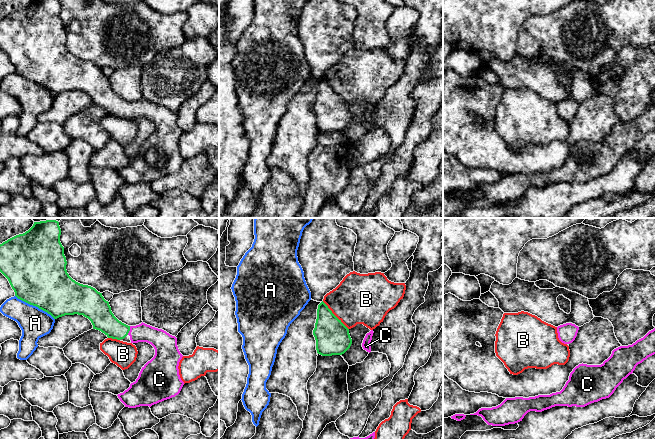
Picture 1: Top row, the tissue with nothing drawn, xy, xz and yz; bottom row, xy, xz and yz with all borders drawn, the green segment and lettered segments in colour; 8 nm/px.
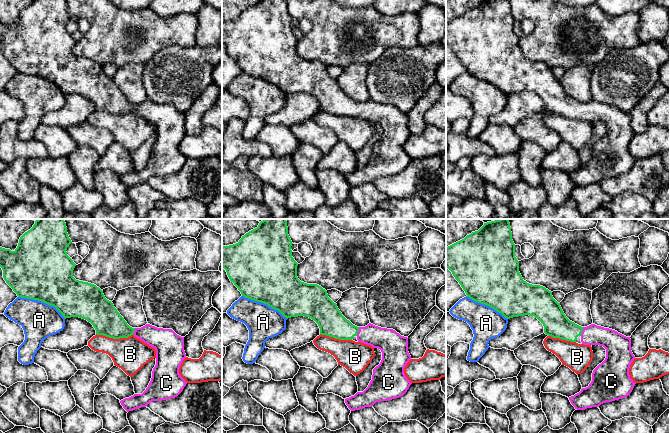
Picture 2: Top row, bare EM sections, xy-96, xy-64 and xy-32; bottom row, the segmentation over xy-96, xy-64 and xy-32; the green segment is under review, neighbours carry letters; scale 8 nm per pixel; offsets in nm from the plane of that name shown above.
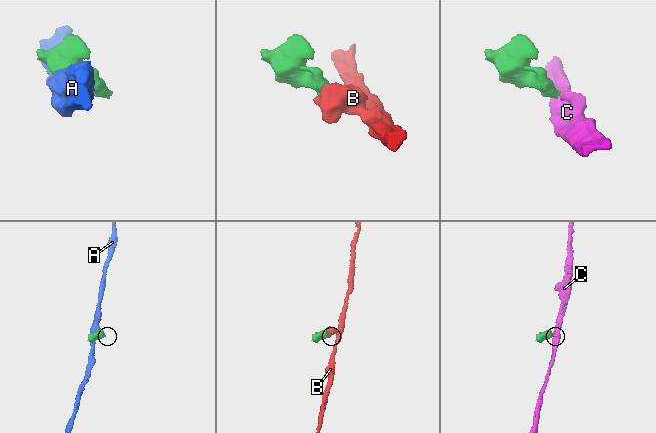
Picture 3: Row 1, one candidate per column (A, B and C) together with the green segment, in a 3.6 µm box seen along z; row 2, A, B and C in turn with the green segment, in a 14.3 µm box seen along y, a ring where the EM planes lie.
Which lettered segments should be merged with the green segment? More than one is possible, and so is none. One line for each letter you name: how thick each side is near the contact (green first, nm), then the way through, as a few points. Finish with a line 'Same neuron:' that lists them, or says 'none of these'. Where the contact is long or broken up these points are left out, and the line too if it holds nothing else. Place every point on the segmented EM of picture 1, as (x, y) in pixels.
C: calibres 190 and 160 nm; way xy (101, 317), (117, 330), (129, 330), (158, 338)
Same neuron: C

